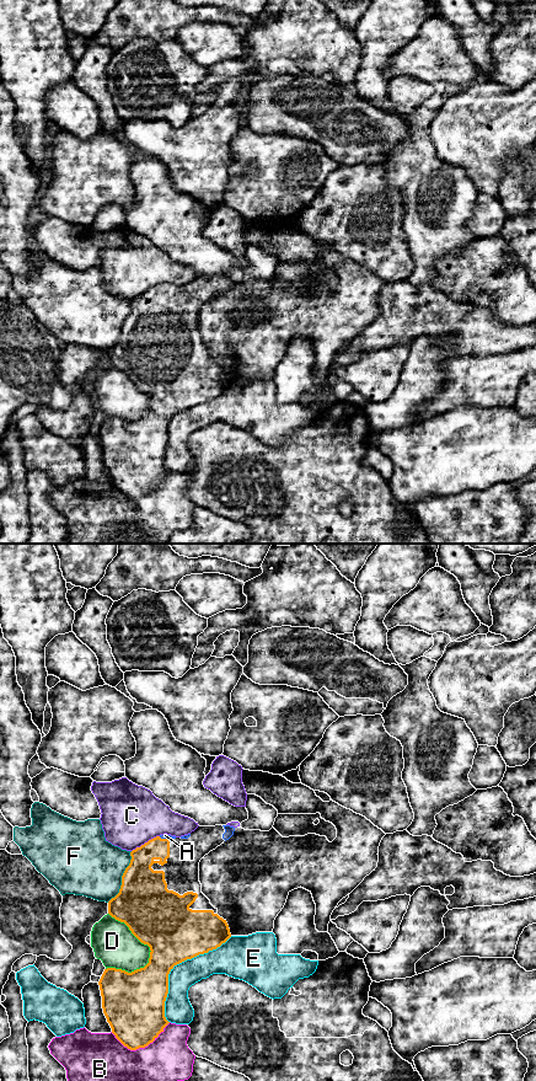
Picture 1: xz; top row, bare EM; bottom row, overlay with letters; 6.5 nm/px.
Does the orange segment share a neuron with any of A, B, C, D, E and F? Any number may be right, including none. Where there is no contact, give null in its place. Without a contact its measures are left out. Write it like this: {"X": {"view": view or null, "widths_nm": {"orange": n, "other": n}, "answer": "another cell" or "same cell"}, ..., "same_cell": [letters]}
{"A": {"view": "xz", "widths_nm": {"orange": 150, "other": 30}, "answer": "same cell"}, "B": {"view": "xz", "widths_nm": {"orange": 380, "other": 300}, "answer": "another cell"}, "C": {"view": "xz", "widths_nm": {"orange": 220, "other": 400}, "answer": "another cell"}, "D": {"view": "xz", "widths_nm": {"orange": 380, "other": 280}, "answer": "another cell"}, "E": {"view": "xz", "widths_nm": {"orange": 380, "other": 170}, "answer": "another cell"}, "F": {"view": "xz", "widths_nm": {"orange": 360, "other": 400}, "answer": "another cell"}, "same_cell": ["A"]}

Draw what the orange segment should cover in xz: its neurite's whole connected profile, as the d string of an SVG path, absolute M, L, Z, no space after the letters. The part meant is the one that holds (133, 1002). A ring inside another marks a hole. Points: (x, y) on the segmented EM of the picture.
M230 825L198 826L191 834L181 837L167 834L156 836L130 852L132 860L122 876L119 893L108 901L108 914L124 922L141 943L150 947L150 958L144 968L132 973L107 968L98 981L103 1013L112 1033L130 1050L148 1047L170 1023L165 1017L165 1001L168 994L168 974L173 967L216 949L231 937L226 920L218 915L218 909L202 893L199 862L210 851L229 840L234 831L235 828Z

